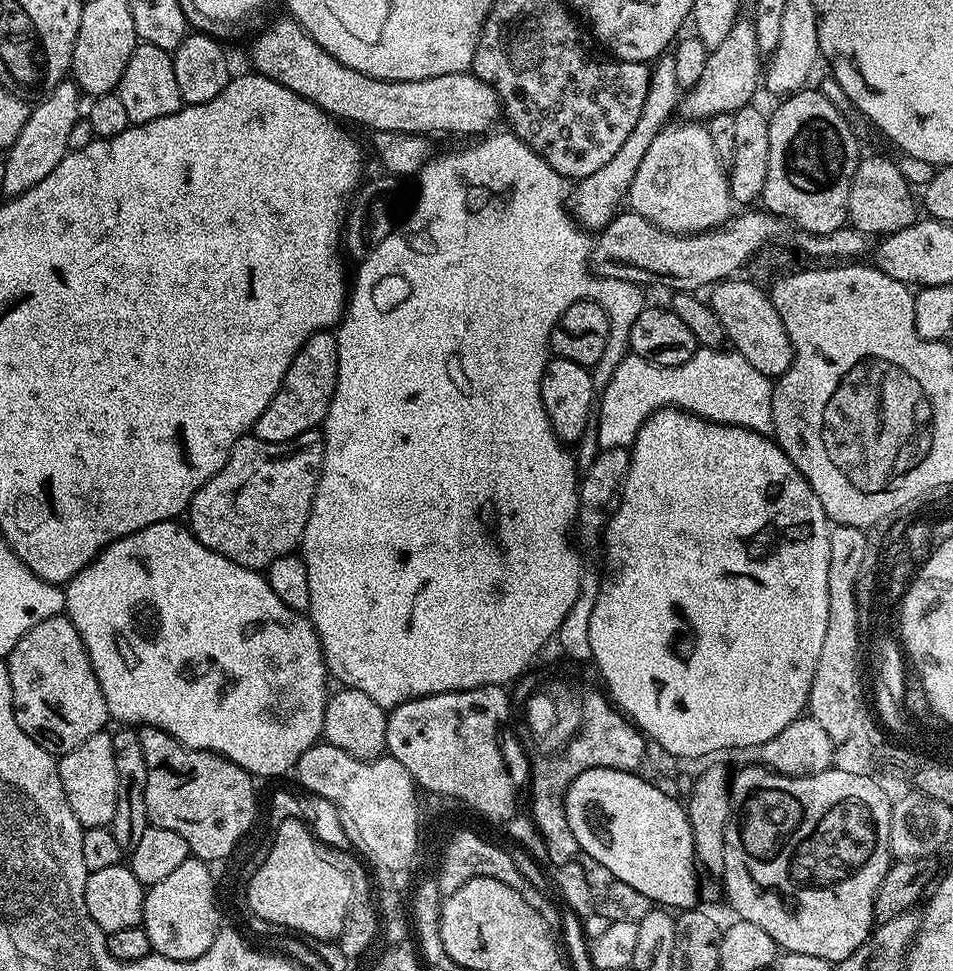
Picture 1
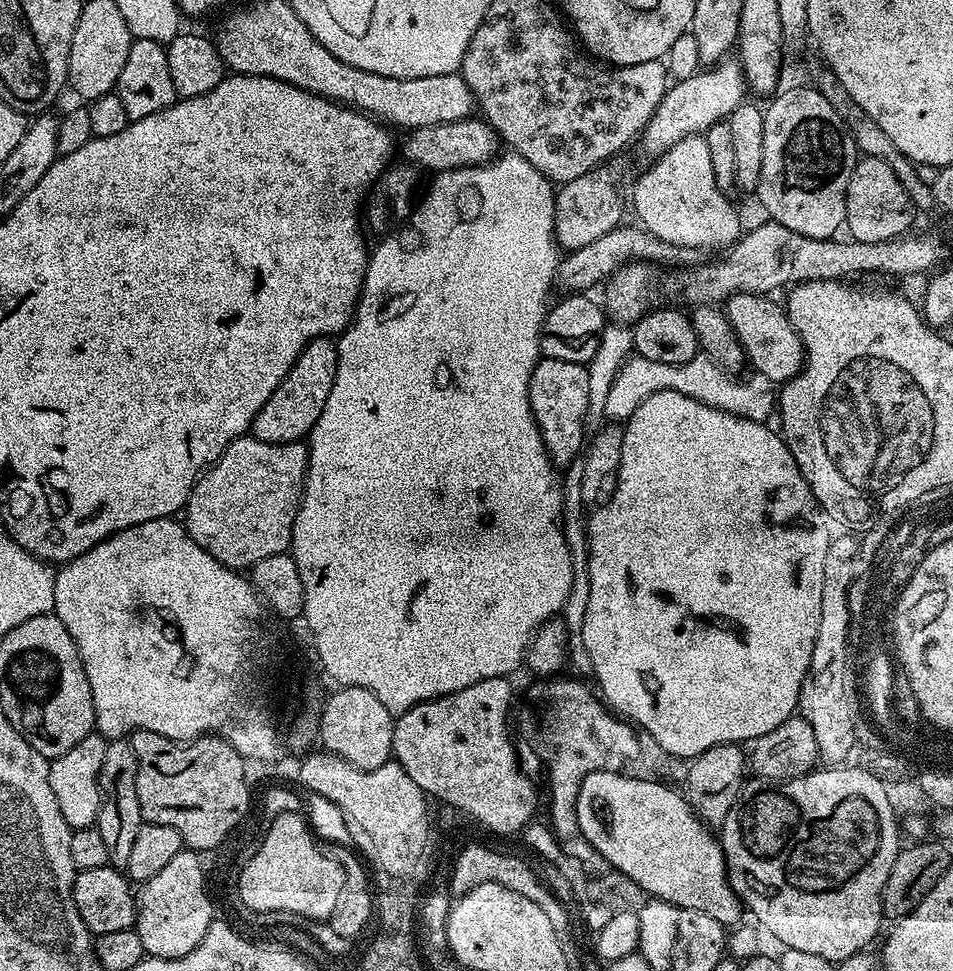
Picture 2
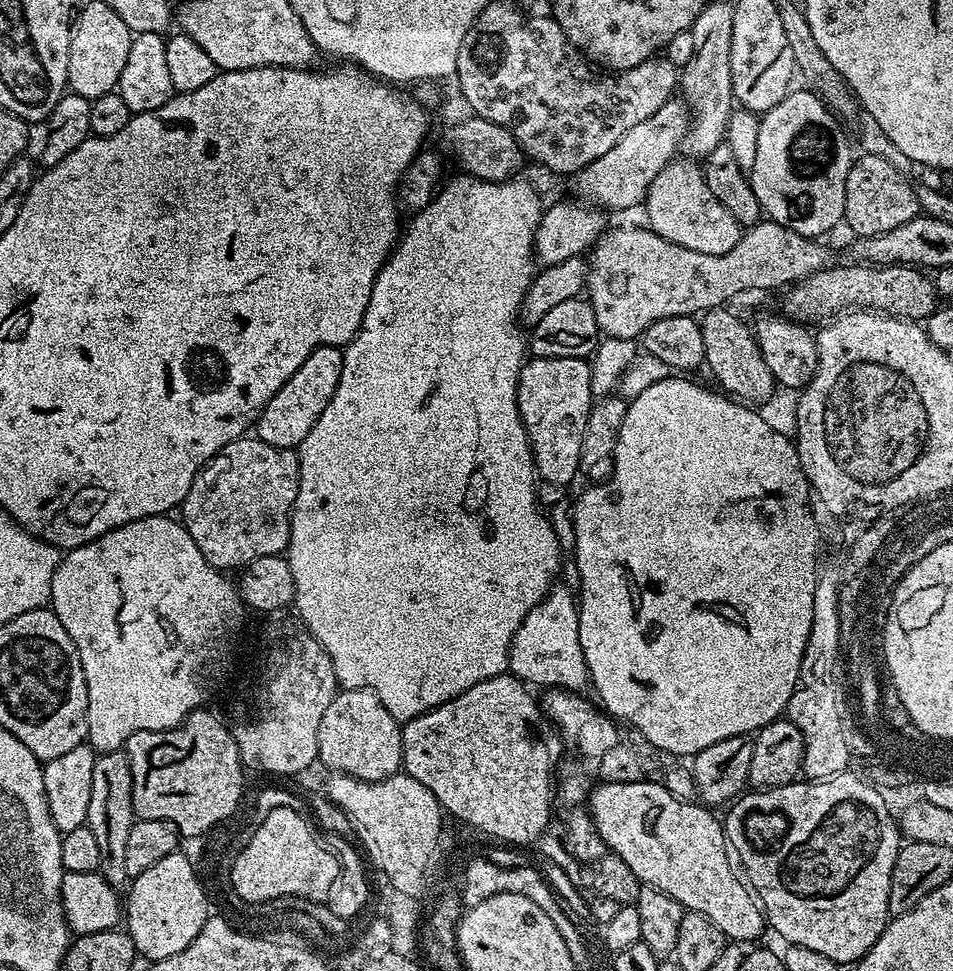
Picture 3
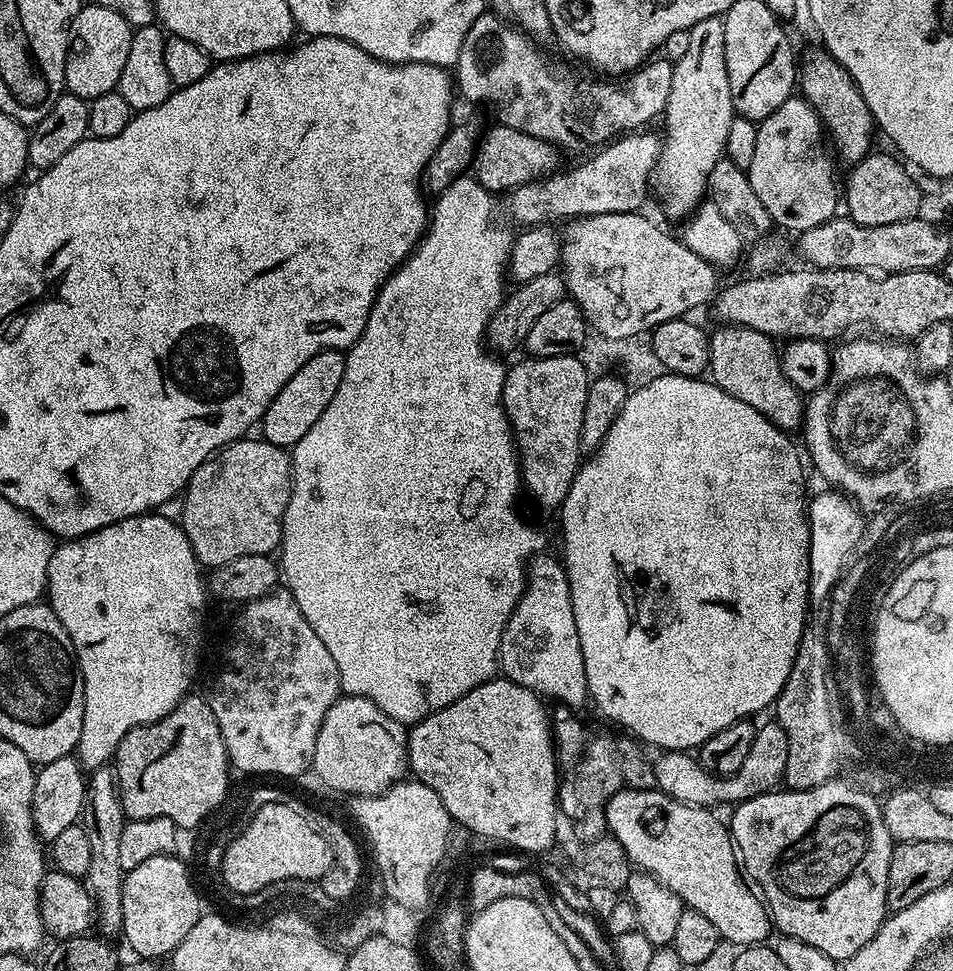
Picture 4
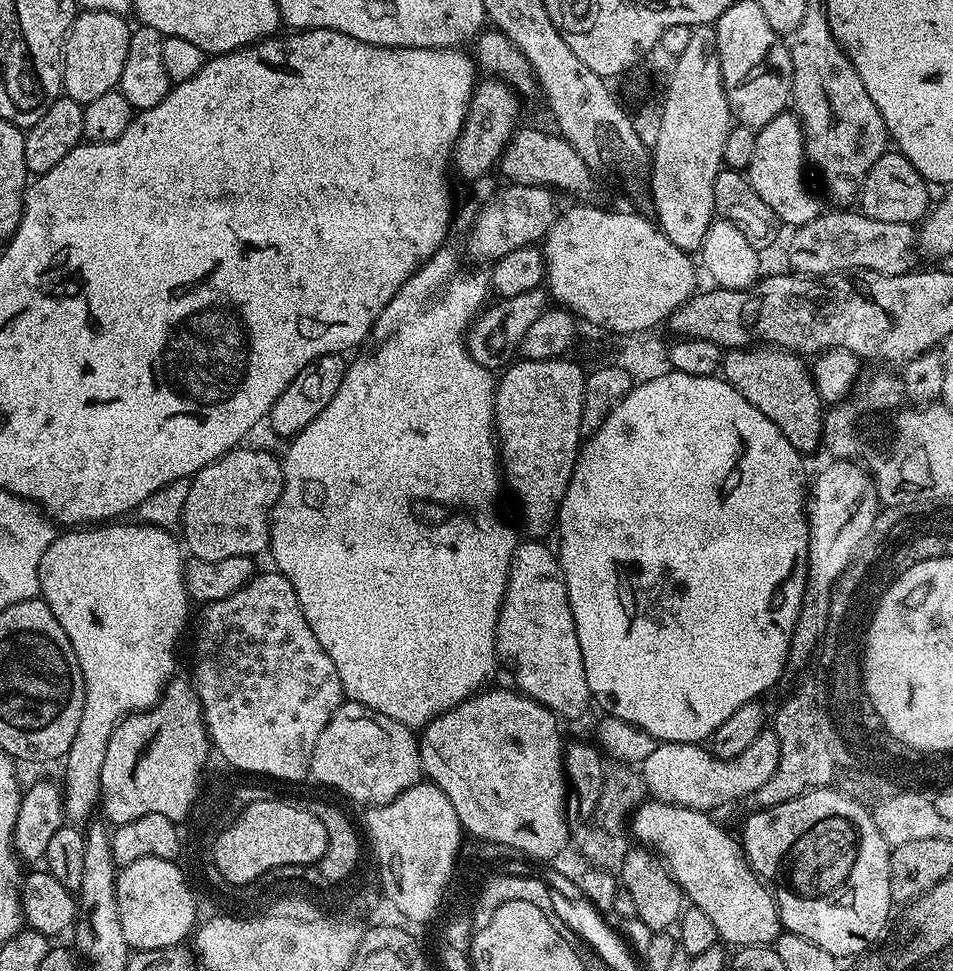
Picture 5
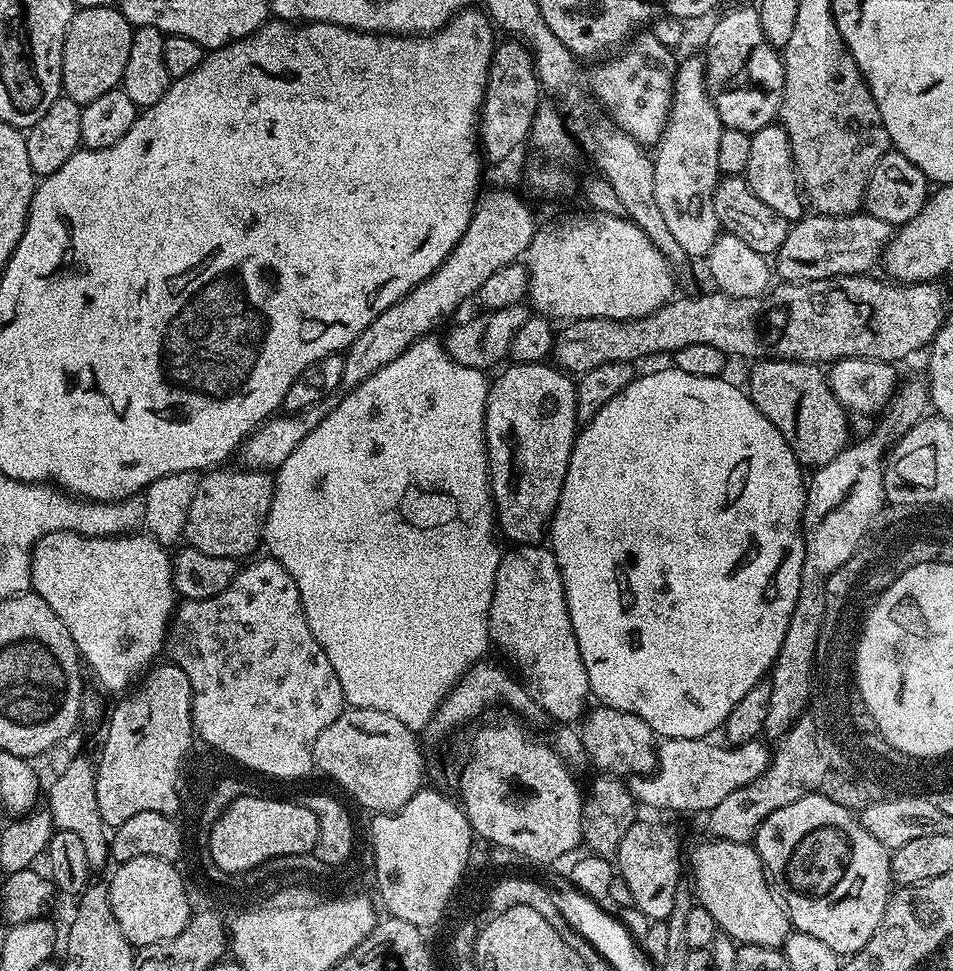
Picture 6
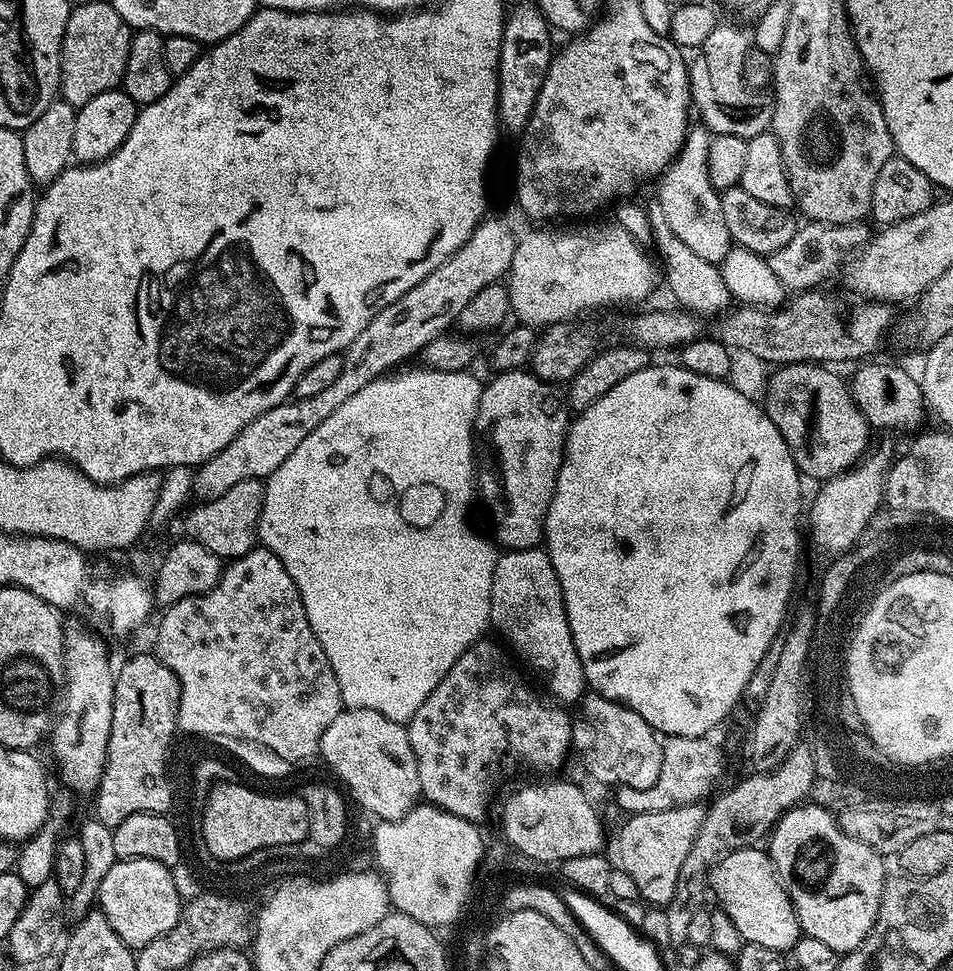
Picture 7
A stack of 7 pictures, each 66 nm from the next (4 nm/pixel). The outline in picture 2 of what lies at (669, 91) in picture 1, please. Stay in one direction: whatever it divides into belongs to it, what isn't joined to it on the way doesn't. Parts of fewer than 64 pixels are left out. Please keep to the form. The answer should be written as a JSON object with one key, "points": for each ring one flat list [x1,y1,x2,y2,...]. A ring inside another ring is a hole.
{"points":[[612,162,601,164,599,168,582,174,582,178,574,178,574,182,557,189,554,233,561,249,568,252,581,249,621,225,622,198,618,188,620,172,614,165]]}

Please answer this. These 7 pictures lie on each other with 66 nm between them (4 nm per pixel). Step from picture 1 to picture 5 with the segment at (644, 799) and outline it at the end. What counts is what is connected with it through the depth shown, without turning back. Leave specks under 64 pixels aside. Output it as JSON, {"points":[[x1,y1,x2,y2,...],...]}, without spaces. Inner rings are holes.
{"points":[[655,798,645,799,630,817,630,832,655,852,678,882,687,903,702,910,716,927,716,935,731,946,771,945,781,934,780,912,771,891,744,857,739,839,719,828,706,812,677,808]]}

